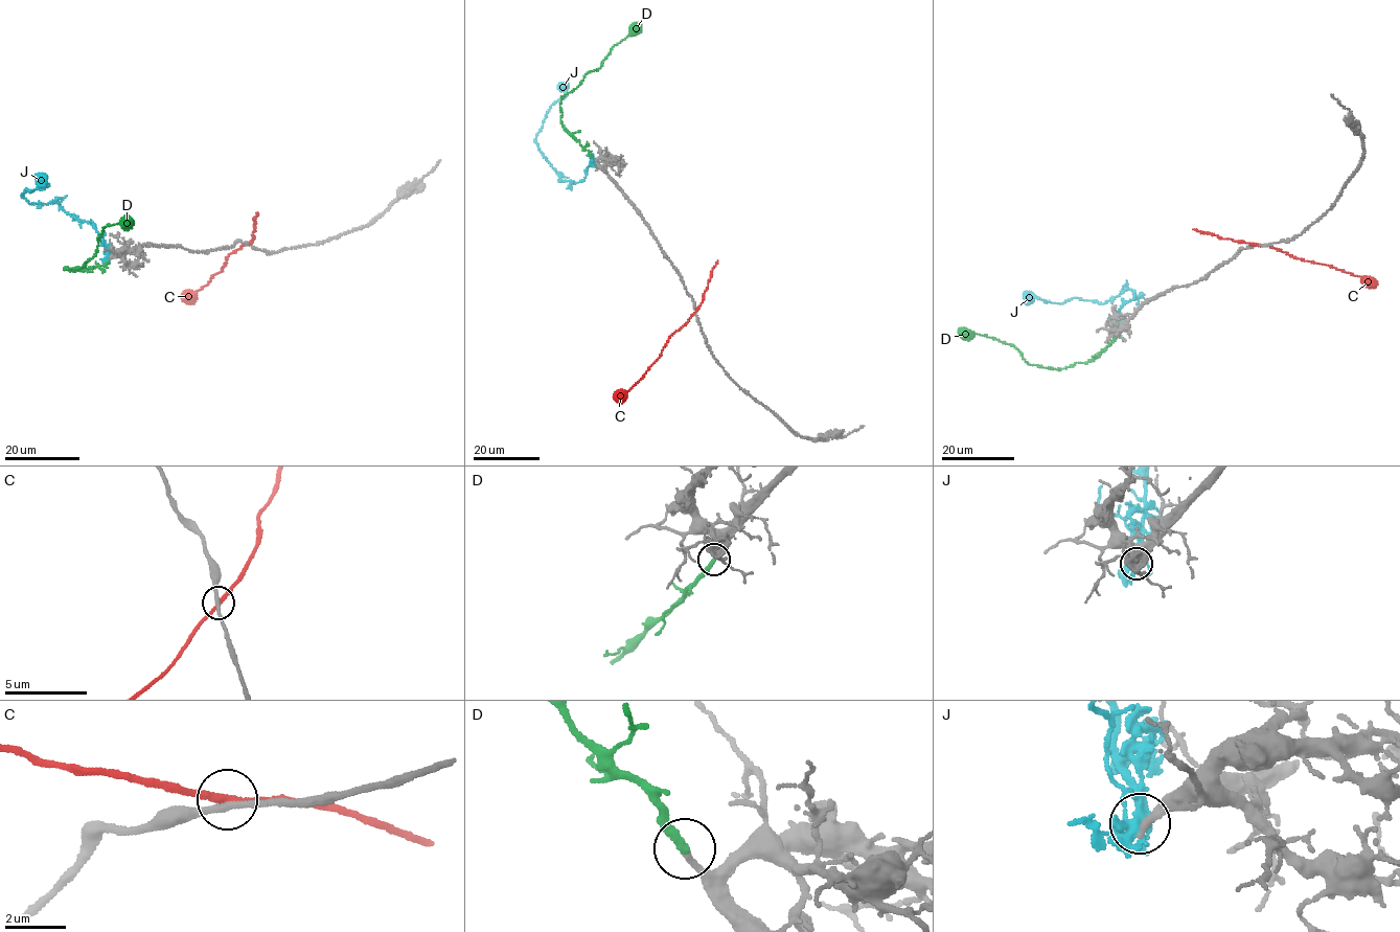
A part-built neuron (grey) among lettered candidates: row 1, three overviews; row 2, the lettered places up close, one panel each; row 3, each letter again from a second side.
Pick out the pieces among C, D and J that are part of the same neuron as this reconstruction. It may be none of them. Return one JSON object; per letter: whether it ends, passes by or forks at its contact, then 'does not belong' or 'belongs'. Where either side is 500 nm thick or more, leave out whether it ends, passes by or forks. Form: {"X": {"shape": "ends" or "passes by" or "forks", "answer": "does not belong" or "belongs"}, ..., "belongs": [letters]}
{"C": {"shape": "passes by", "answer": "does not belong"}, "D": {"shape": "ends", "answer": "belongs"}, "J": {"shape": "forks", "answer": "does not belong"}, "belongs": ["D"]}

